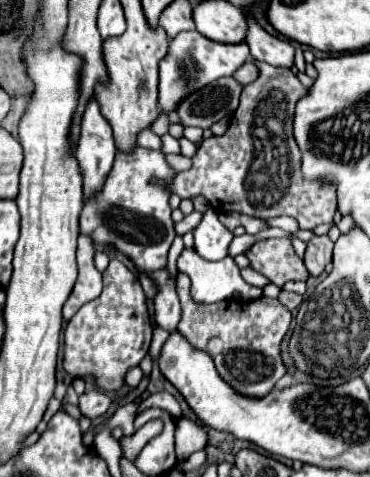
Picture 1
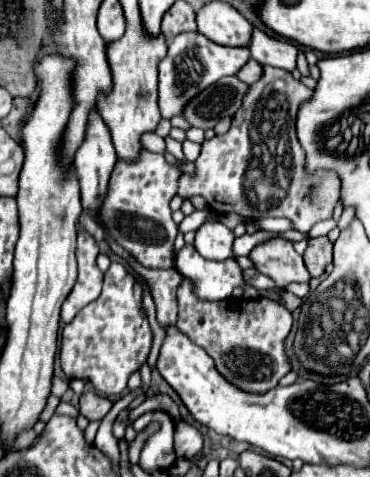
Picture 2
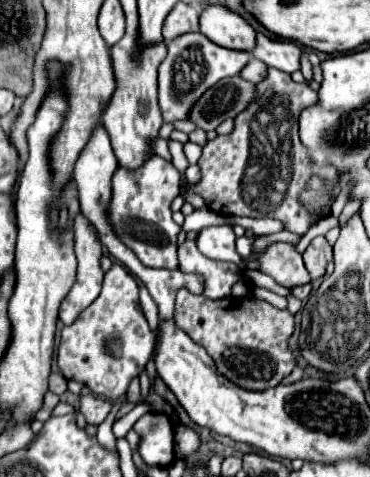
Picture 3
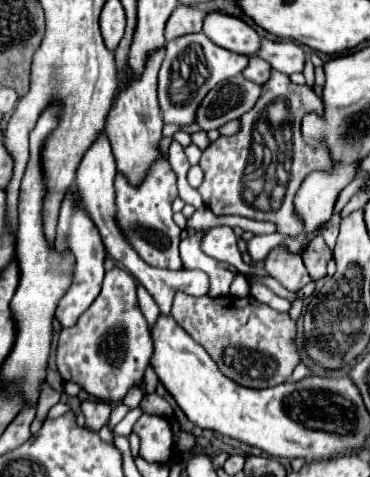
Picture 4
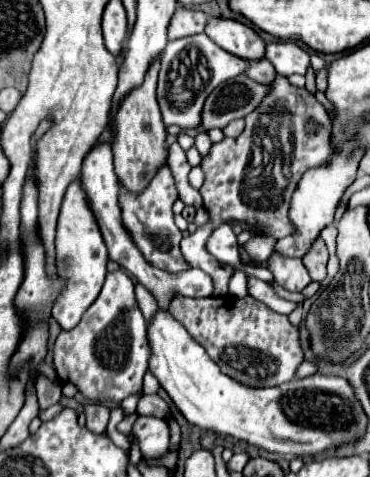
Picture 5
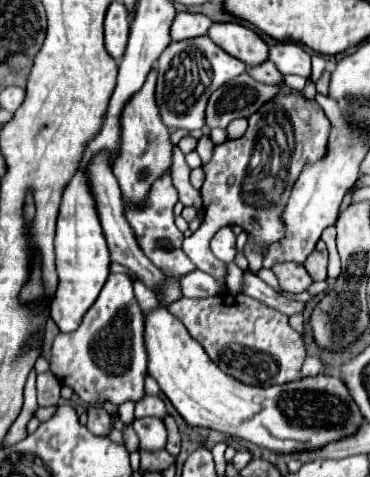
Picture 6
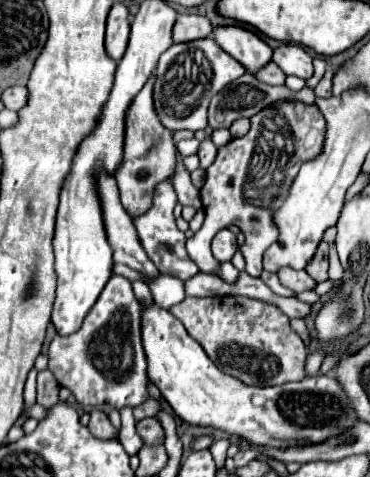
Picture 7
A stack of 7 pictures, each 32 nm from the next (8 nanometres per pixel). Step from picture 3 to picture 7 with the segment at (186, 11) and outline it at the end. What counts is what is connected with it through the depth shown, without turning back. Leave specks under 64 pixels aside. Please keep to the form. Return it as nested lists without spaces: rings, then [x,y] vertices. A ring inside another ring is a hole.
[[[178,14],[176,24],[172,28],[172,38],[174,42],[190,42],[190,40],[210,36],[210,30],[212,30],[212,24],[206,16]]]

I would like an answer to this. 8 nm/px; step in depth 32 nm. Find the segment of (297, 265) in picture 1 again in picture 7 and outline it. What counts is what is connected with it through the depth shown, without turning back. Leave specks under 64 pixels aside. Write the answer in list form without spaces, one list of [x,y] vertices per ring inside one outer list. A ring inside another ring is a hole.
[[[280,268],[280,272],[276,272],[280,278],[280,284],[286,286],[288,290],[300,294],[304,290],[312,290],[314,288],[314,280],[306,274],[306,270],[294,270],[294,268]]]

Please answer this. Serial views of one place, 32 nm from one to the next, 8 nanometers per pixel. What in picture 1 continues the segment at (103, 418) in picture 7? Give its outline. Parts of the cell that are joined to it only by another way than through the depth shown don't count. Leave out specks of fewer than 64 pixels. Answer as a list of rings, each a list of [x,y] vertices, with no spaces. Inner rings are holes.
[[[90,390],[90,392],[84,392],[80,396],[80,410],[84,416],[88,416],[90,420],[102,416],[108,406],[110,406],[110,396],[106,392],[100,392],[100,390]]]

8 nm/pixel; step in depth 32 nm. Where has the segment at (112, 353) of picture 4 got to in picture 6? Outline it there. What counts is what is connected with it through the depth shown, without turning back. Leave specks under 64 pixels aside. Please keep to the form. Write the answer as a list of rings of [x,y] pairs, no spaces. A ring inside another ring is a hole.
[[[110,274],[96,304],[84,314],[76,332],[58,334],[52,344],[50,368],[62,384],[72,386],[74,392],[92,406],[110,402],[120,406],[126,400],[140,400],[144,396],[148,352],[144,348],[144,316],[134,298],[132,280],[126,274]]]

